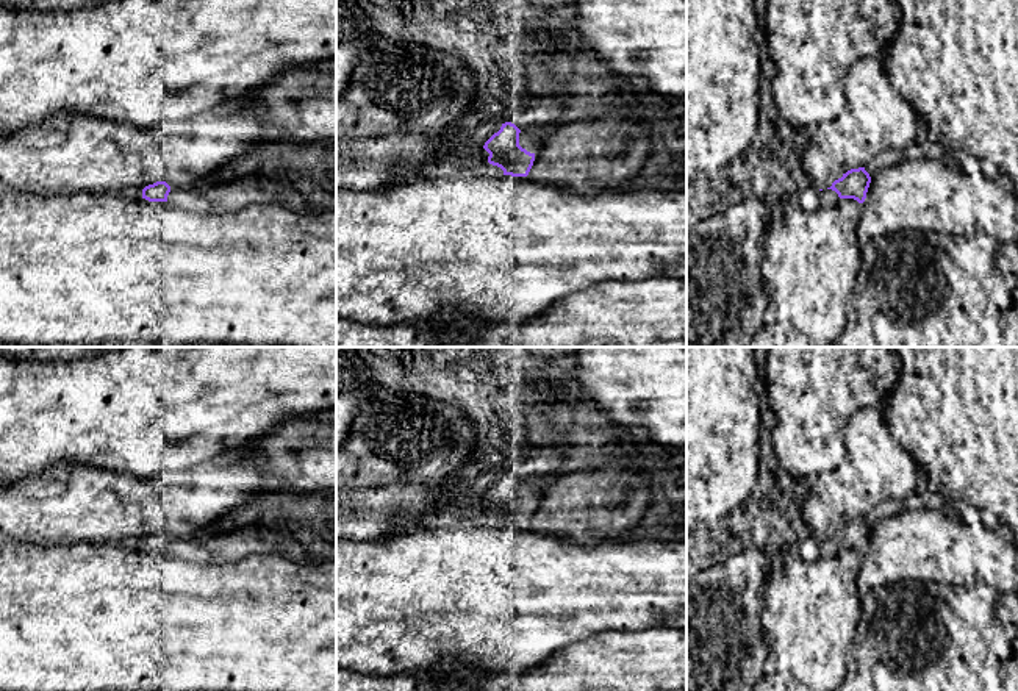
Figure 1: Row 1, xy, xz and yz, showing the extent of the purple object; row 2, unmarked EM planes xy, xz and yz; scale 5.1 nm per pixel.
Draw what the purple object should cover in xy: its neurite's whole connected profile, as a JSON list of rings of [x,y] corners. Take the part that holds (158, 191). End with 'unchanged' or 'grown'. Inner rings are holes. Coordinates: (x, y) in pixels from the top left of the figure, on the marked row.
[[[156,181],[142,189],[142,199],[149,202],[169,202],[172,206],[189,213],[206,213],[210,203],[199,189],[172,189],[166,181]]] | grown

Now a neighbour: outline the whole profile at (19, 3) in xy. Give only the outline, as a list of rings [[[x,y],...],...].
[[[0,0],[0,5],[3,6],[16,6],[16,8],[61,8],[61,9],[70,9],[70,8],[80,8],[84,5],[91,5],[97,0]]]

